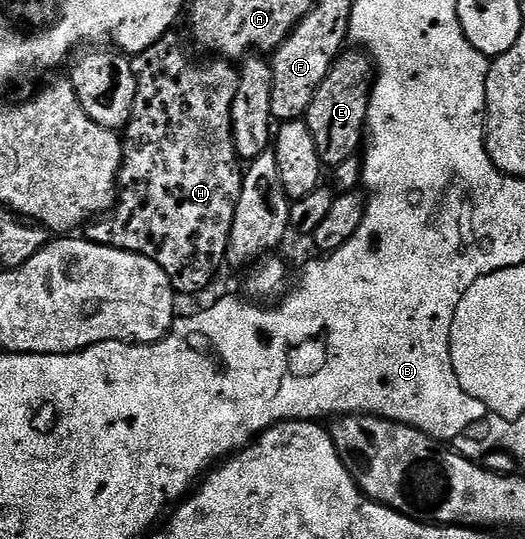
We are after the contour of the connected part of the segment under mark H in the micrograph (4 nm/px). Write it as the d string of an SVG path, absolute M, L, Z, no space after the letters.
M171 32L162 37L156 44L152 44L144 52L140 52L133 59L132 65L134 75L138 77L136 88L136 100L134 101L134 112L130 117L122 139L122 167L118 173L118 201L114 203L113 210L108 216L99 217L91 221L85 227L84 236L90 242L101 246L114 246L118 250L130 250L140 256L148 256L160 268L164 268L164 276L172 284L175 295L198 294L206 290L214 282L218 269L226 262L226 249L230 243L232 232L232 220L236 216L236 204L240 200L240 188L242 187L242 175L244 173L243 163L238 157L234 141L232 140L232 100L236 100L236 88L238 87L239 71L234 70L229 61L206 60L210 62L193 62L184 51L178 47L177 33Z

